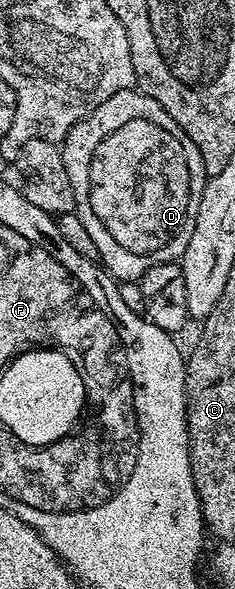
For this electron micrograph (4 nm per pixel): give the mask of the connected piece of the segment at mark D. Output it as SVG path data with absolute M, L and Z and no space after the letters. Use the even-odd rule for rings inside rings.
M136 88L123 90L110 96L110 100L98 104L98 108L94 108L94 112L90 112L81 122L70 128L70 132L64 137L62 143L62 153L66 164L66 173L70 176L70 188L74 188L74 200L76 201L74 212L82 220L86 232L90 232L90 240L94 240L94 245L100 253L99 261L111 277L117 280L139 280L150 268L163 262L177 261L183 256L186 252L186 244L190 244L190 232L194 232L194 220L198 216L198 204L202 200L206 175L202 156L198 152L194 140L190 140L190 136L186 136L186 132L182 132L182 128L178 128L178 124L174 124L174 116L170 116L170 112L166 112L166 108L162 108L162 104L158 104L158 100L140 93ZM172 170L184 170L184 176L174 176Z

